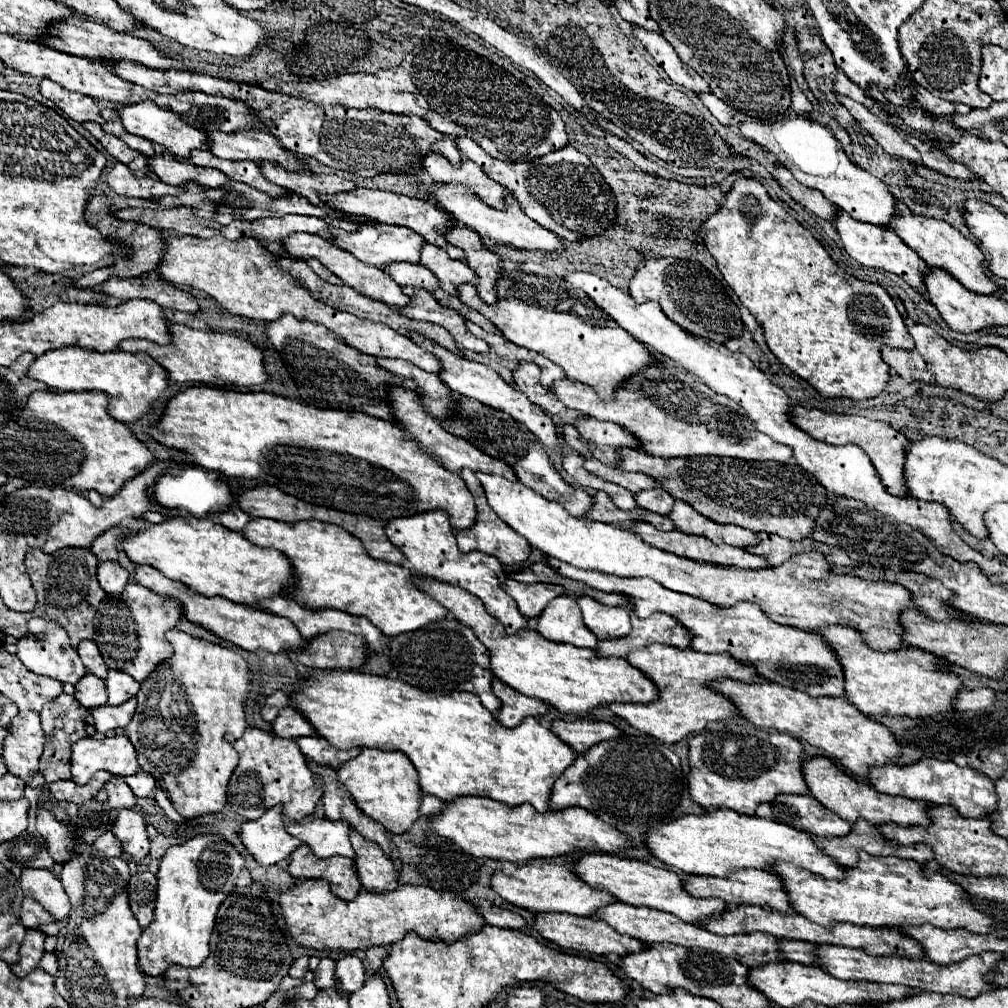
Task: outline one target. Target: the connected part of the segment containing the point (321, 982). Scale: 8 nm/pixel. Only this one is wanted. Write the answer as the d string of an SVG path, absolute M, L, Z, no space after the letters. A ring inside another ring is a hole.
M323 957L317 971L315 971L315 985L319 989L329 989L335 987L335 961L331 957Z

